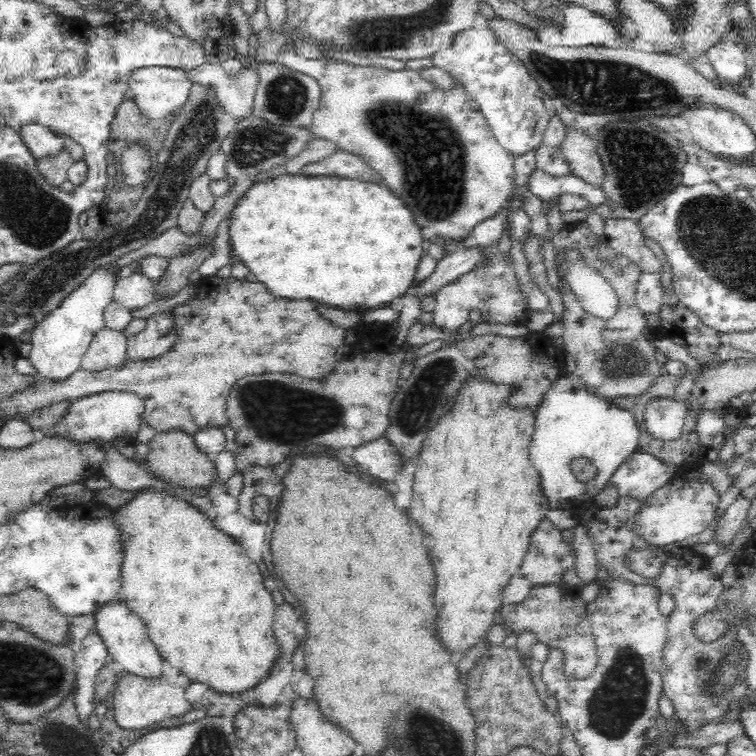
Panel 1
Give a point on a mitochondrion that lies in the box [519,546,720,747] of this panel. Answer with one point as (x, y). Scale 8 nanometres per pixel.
(619, 702)

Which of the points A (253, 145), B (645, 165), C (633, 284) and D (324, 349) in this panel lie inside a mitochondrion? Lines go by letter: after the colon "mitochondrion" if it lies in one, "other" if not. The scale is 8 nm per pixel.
A: mitochondrion
B: mitochondrion
C: other
D: other

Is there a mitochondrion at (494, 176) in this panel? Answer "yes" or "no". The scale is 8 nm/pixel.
no

